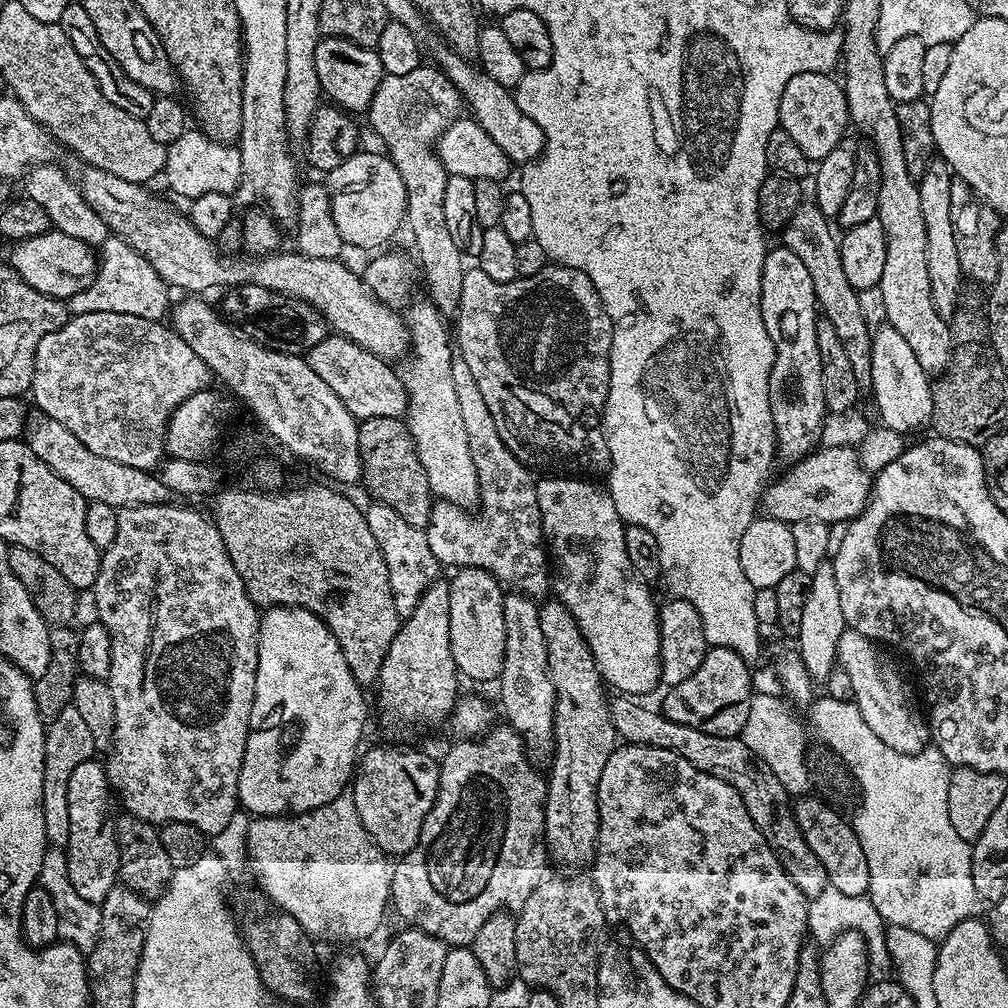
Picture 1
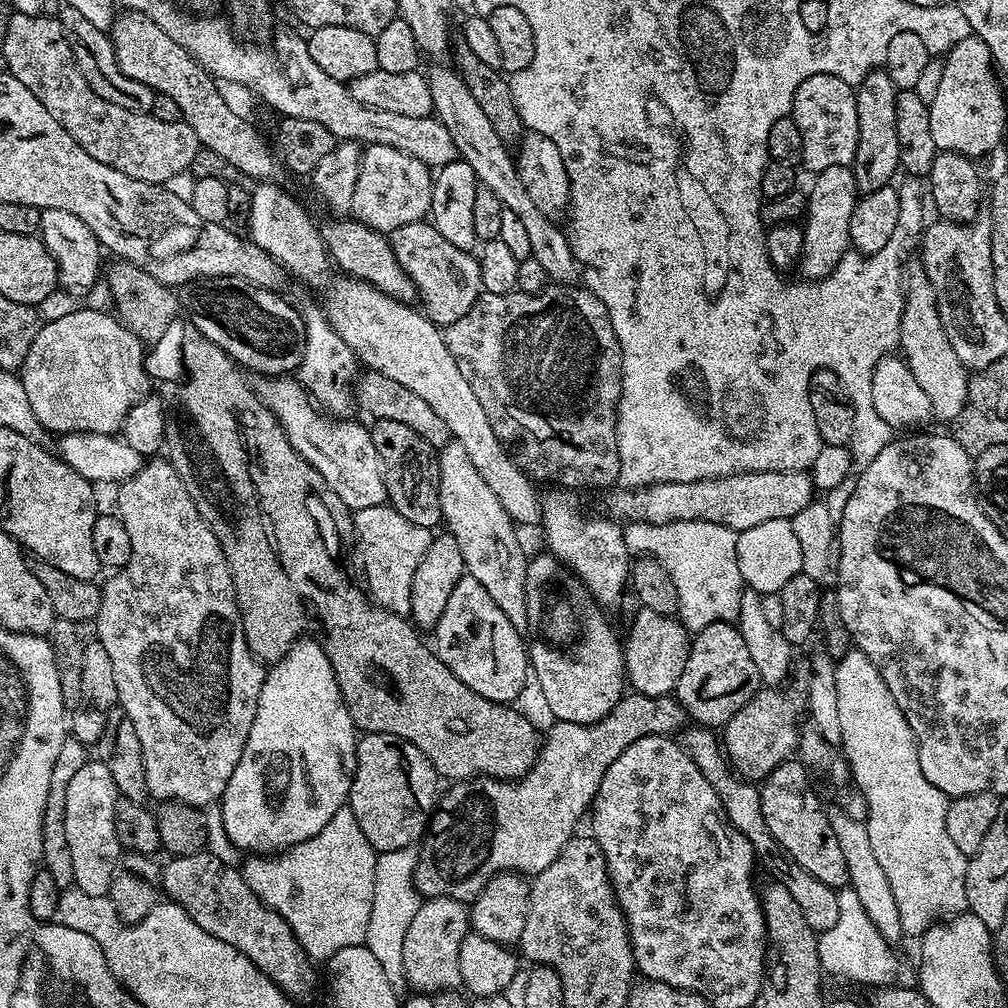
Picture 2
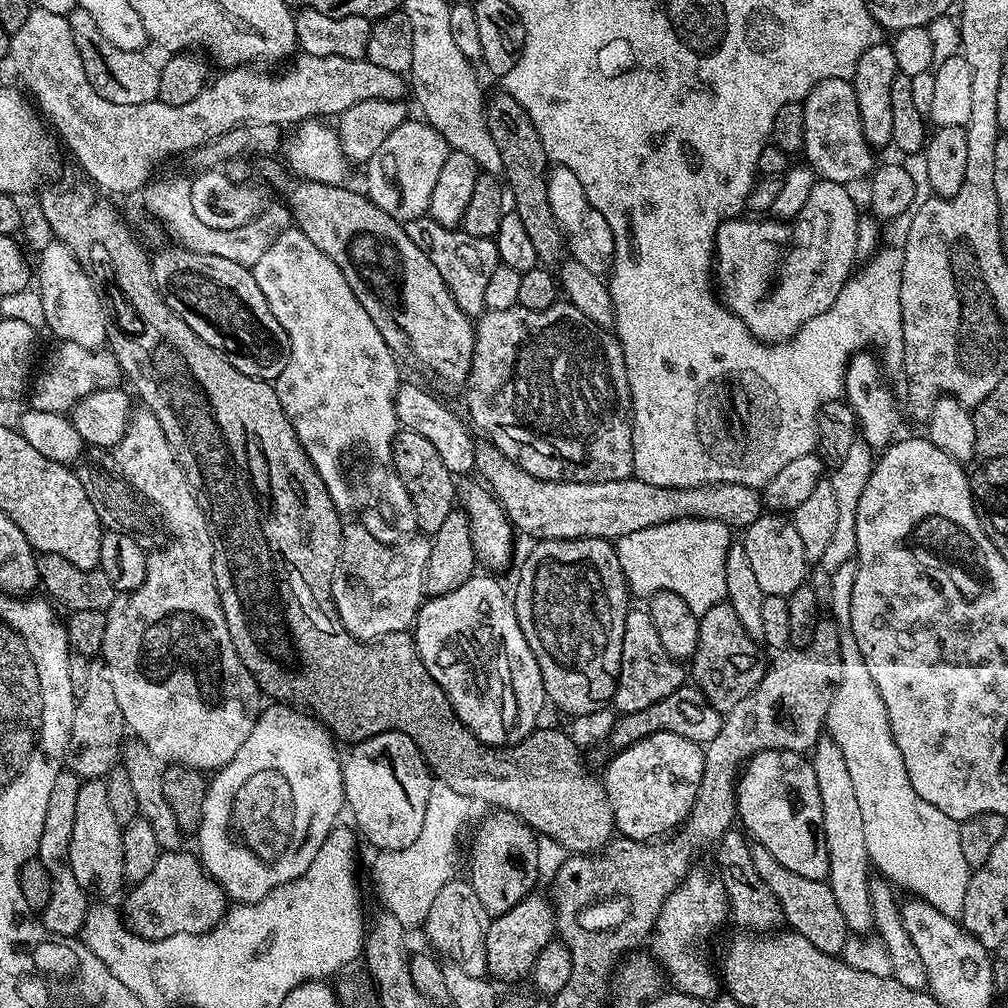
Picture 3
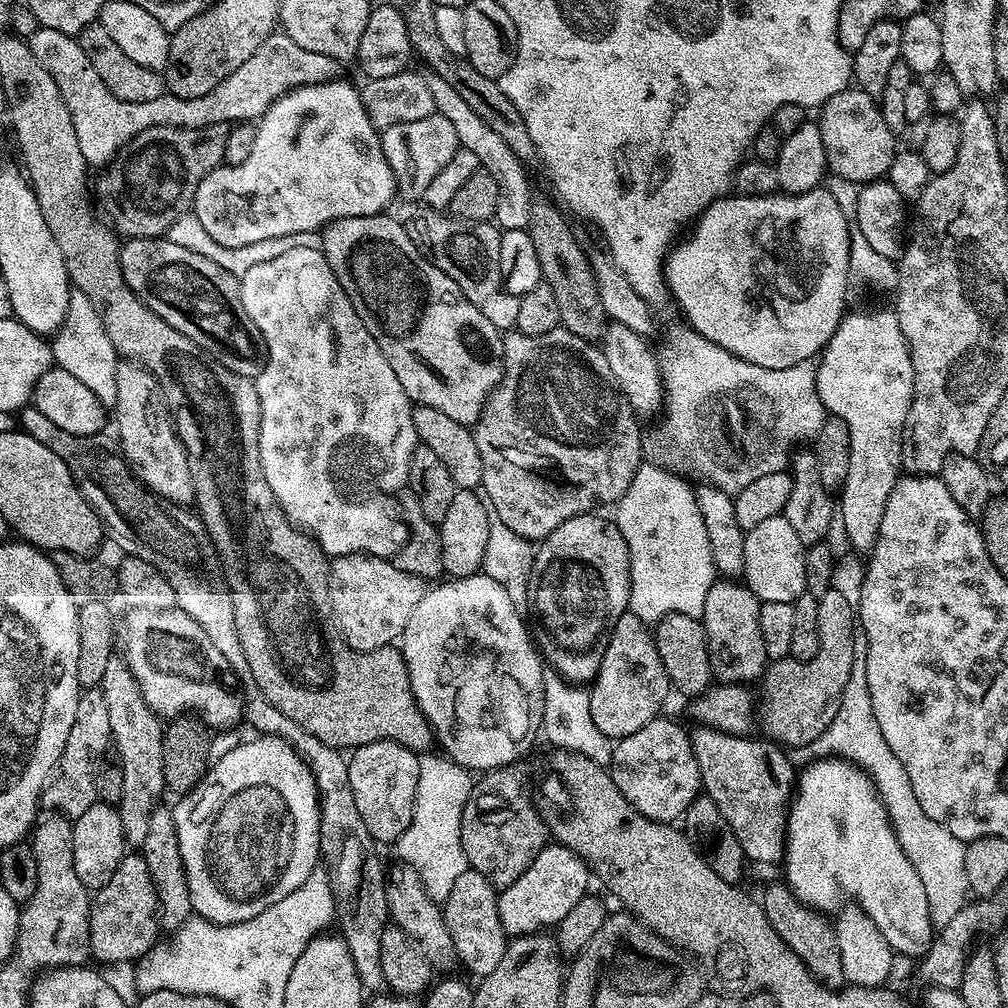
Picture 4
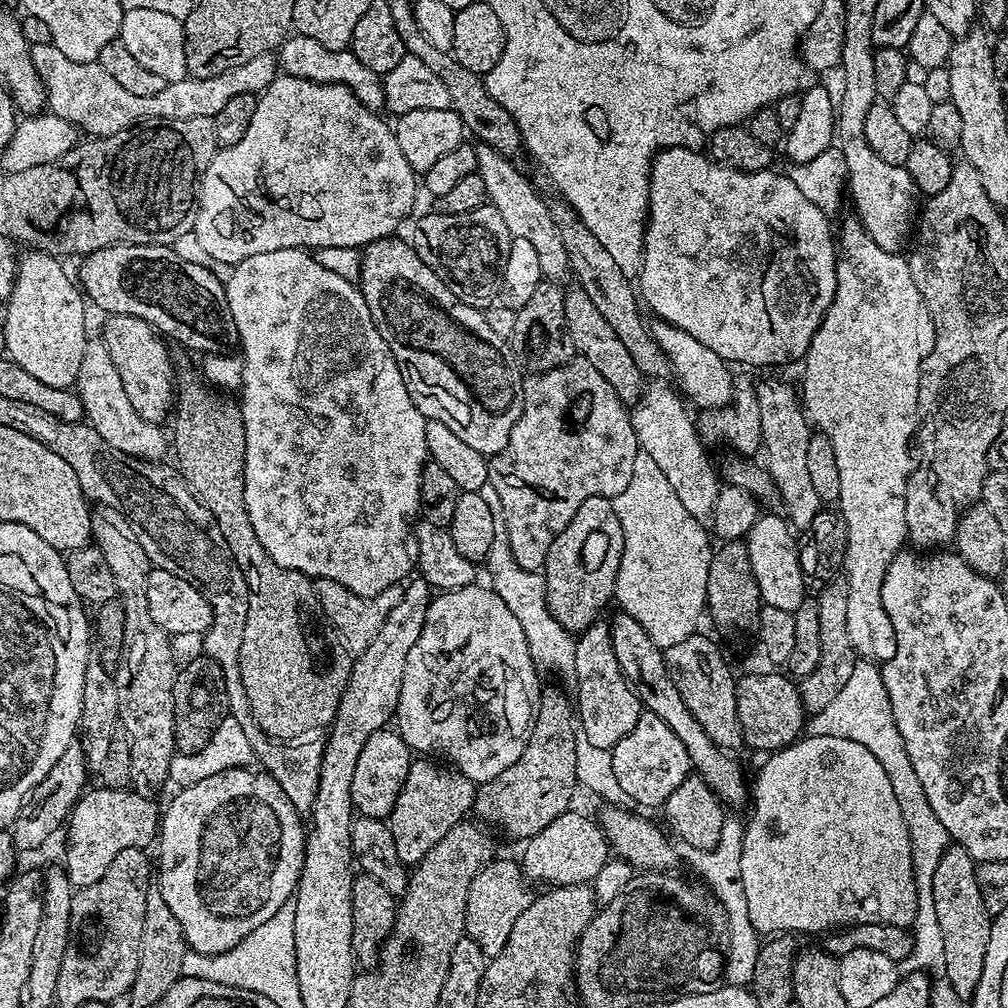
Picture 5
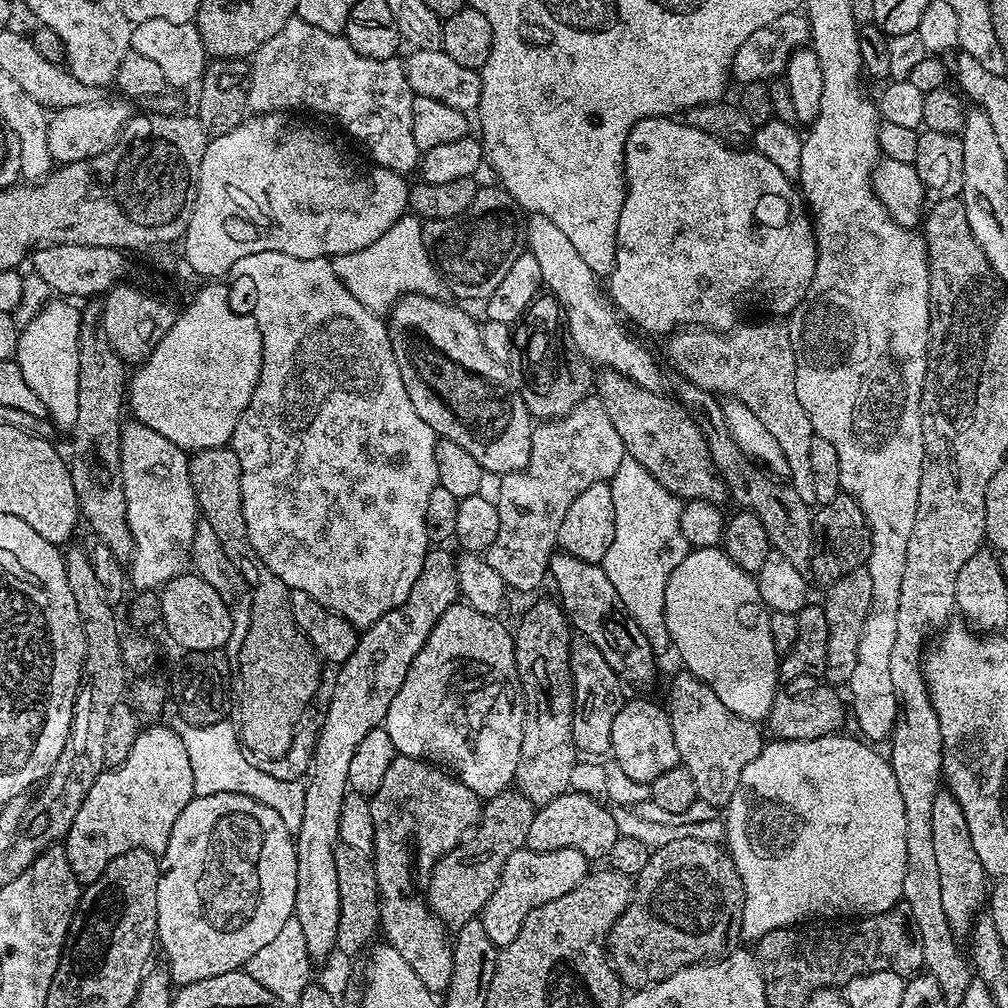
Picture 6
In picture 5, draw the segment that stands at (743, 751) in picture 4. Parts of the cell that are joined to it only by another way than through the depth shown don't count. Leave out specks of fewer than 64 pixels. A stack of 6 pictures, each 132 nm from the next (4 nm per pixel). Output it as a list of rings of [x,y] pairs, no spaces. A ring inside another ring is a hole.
[[[621,612],[615,615],[609,625],[615,658],[645,711],[658,715],[662,722],[666,722],[666,726],[670,727],[670,730],[681,740],[682,746],[686,746],[692,759],[693,769],[725,805],[733,804],[734,807],[740,808],[744,804],[745,807],[750,800],[750,784],[749,781],[744,781],[744,772],[740,769],[739,762],[732,757],[735,755],[719,748],[701,729],[698,720],[690,714],[690,710],[686,709],[682,694],[674,685],[669,668],[665,664],[663,649],[651,641],[650,634],[647,634],[634,618]]]

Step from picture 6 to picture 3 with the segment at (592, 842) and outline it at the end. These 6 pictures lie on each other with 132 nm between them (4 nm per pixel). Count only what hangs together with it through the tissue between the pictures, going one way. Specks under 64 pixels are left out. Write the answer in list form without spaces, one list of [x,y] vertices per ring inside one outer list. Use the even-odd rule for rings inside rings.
[[[533,894],[526,897],[514,910],[506,910],[506,914],[495,917],[484,929],[484,945],[486,946],[487,975],[493,981],[520,980],[529,975],[534,966],[534,958],[542,954],[542,946],[546,946],[556,936],[556,914],[547,895]]]

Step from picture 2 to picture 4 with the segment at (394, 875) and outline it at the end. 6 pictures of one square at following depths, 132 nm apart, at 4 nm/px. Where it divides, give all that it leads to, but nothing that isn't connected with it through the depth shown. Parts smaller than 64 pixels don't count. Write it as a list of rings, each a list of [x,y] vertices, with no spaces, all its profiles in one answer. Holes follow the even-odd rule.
[[[435,752],[421,753],[418,764],[418,787],[410,826],[395,841],[396,857],[417,872],[430,898],[442,904],[460,874],[469,871],[468,859],[462,850],[462,810],[474,783],[467,768]]]

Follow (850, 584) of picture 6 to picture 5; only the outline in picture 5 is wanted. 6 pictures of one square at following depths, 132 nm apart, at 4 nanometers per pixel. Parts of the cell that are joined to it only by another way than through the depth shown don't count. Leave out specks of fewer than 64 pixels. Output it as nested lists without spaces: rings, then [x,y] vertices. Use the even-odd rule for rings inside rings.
[[[837,578],[825,588],[819,589],[815,597],[818,602],[818,623],[822,629],[822,658],[818,658],[818,666],[809,676],[799,681],[800,697],[804,703],[805,713],[815,714],[826,710],[834,698],[846,686],[850,673],[858,659],[856,647],[850,642],[850,630],[846,630],[846,598],[848,597],[848,582],[843,578]]]

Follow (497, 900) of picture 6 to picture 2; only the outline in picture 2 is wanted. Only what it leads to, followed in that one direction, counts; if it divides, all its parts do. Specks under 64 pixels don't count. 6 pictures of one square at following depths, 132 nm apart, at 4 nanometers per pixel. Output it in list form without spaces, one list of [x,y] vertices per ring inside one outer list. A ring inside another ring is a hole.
[[[436,896],[421,903],[420,909],[410,926],[407,927],[406,940],[402,947],[402,962],[407,972],[409,985],[417,993],[435,994],[459,989],[462,985],[462,970],[458,970],[458,952],[462,950],[462,938],[470,931],[470,908],[463,900],[455,900],[453,896]]]

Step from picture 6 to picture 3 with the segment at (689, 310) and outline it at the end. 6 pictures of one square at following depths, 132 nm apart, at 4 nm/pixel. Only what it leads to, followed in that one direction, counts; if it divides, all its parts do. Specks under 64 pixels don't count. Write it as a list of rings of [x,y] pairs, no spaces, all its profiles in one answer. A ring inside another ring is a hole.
[[[817,179],[814,190],[810,190],[810,198],[806,198],[806,206],[802,206],[802,210],[797,214],[796,219],[791,221],[790,227],[787,223],[773,223],[772,236],[776,241],[772,244],[772,257],[768,260],[768,244],[760,237],[759,219],[748,218],[752,220],[744,220],[745,218],[733,218],[724,220],[718,226],[716,231],[716,251],[714,253],[714,284],[718,289],[719,299],[725,308],[729,308],[732,313],[740,319],[750,330],[750,334],[755,336],[757,340],[766,344],[783,344],[806,322],[810,322],[810,318],[818,318],[818,314],[822,314],[826,310],[830,310],[830,306],[834,306],[834,298],[838,298],[838,294],[842,290],[842,286],[847,282],[849,276],[853,275],[854,267],[852,263],[858,260],[856,243],[858,242],[859,215],[856,210],[856,200],[851,196],[849,185],[839,184],[838,182],[830,182],[829,180]]]

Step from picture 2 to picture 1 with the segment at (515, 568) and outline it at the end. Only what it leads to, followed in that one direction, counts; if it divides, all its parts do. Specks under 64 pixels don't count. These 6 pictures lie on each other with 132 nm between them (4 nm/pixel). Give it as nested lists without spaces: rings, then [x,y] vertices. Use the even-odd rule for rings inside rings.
[[[431,299],[415,300],[406,308],[410,355],[403,361],[404,368],[399,369],[400,380],[408,395],[406,423],[414,438],[422,470],[426,470],[433,497],[472,510],[479,505],[480,487],[474,458],[470,458],[462,406],[458,406],[458,390],[454,390],[454,340],[449,325],[448,328],[444,325],[445,317]],[[509,591],[504,597],[502,606],[502,622],[506,622],[506,650],[502,670],[498,677],[500,684],[500,704],[504,707],[507,727],[514,729],[524,740],[525,747],[531,755],[549,755],[554,746],[554,718],[556,717],[556,691],[548,669],[546,654],[546,638],[542,638],[542,622],[540,621],[540,604],[523,592]]]

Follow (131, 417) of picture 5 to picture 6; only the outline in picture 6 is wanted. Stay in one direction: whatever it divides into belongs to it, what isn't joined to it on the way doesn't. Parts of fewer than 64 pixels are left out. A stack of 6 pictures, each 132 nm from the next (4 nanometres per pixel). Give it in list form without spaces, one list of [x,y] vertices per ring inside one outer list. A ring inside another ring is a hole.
[[[135,422],[125,423],[120,429],[120,465],[126,490],[126,518],[134,538],[135,552],[130,561],[130,584],[136,590],[156,590],[185,571],[190,560],[190,549],[198,527],[198,505],[188,469],[189,453],[184,452],[170,438],[162,438],[150,426]]]

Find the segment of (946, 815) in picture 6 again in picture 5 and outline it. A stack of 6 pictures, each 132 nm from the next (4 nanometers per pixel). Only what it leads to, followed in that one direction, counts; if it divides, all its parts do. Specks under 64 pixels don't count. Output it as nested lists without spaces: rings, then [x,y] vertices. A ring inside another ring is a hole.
[[[952,842],[942,854],[933,878],[935,913],[938,914],[939,928],[942,929],[946,956],[943,979],[952,987],[953,994],[961,996],[964,1002],[972,999],[978,980],[982,978],[992,925],[986,902],[982,902],[982,890],[978,890],[976,866],[977,861],[973,860],[972,855],[961,844]]]

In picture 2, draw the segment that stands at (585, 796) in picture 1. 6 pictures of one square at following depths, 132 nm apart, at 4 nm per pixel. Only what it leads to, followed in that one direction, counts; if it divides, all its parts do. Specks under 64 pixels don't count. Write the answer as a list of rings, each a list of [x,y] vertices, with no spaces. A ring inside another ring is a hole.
[[[551,554],[532,556],[526,570],[526,610],[530,633],[530,668],[534,680],[540,683],[544,704],[553,712],[556,720],[575,724],[597,724],[614,710],[620,697],[626,692],[624,650],[622,640],[616,637],[608,625],[605,609],[588,591],[588,587],[571,572],[561,560]]]

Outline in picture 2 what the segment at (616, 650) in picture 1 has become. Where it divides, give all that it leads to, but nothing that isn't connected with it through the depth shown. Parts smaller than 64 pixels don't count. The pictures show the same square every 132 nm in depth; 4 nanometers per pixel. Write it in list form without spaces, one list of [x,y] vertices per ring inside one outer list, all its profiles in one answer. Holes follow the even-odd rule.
[[[552,490],[549,496],[543,497],[540,514],[547,551],[576,573],[601,606],[616,604],[624,592],[626,596],[626,585],[630,580],[630,553],[624,541],[625,529],[607,515],[587,516],[572,496],[575,495],[568,490]]]

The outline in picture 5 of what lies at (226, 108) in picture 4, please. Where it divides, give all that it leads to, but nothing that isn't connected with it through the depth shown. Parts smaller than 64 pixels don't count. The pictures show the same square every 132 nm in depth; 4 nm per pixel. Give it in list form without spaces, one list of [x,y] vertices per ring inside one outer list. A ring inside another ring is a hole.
[[[52,43],[34,44],[31,45],[31,50],[34,70],[40,75],[40,81],[46,89],[47,111],[58,118],[66,118],[66,122],[75,124],[81,133],[88,132],[84,134],[92,138],[113,136],[122,130],[131,128],[133,124],[141,122],[185,120],[199,116],[213,118],[232,98],[263,92],[278,74],[277,57],[271,52],[263,52],[258,54],[258,58],[250,58],[250,62],[242,62],[242,66],[234,66],[234,70],[226,70],[226,74],[218,74],[214,78],[202,78],[201,80],[185,78],[173,84],[165,84],[164,88],[158,90],[158,94],[153,96],[139,96],[126,90],[126,86],[122,86],[122,82],[114,82],[114,78],[110,78],[110,74],[106,74],[106,70],[98,62],[95,64],[74,62],[70,58],[66,58],[66,54],[62,54],[62,50],[58,50]]]

